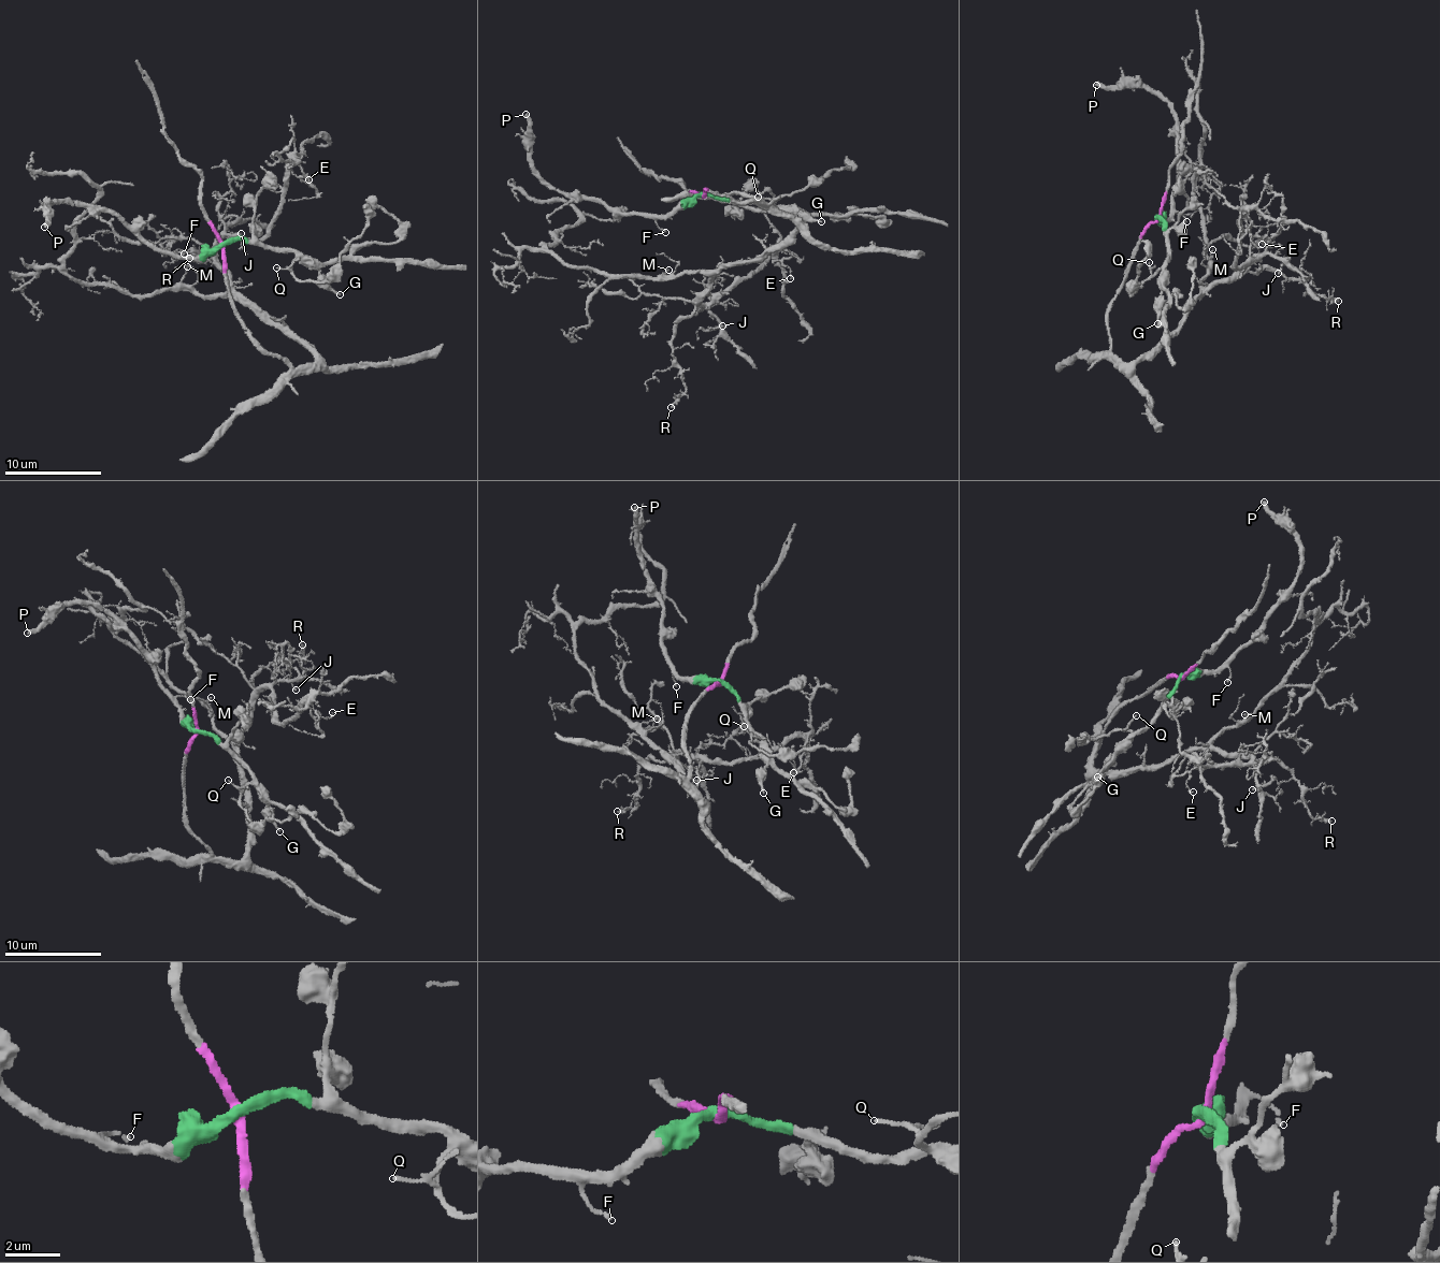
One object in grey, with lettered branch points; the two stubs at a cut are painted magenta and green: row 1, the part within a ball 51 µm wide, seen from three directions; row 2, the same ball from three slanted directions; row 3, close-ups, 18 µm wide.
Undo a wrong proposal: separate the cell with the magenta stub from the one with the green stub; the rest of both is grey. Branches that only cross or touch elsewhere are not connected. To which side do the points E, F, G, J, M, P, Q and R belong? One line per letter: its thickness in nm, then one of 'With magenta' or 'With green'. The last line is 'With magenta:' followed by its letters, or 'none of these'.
E: Thickness 120 nm. With magenta
F: Thickness 130 nm. With green
G: Thickness 170 nm. With green
J: Thickness 110 nm. With magenta
M: Thickness 110 nm. With magenta
P: Thickness 300 nm. With green
Q: Thickness 120 nm. With green
R: Thickness 150 nm. With magenta
With magenta: E, J, M, R

